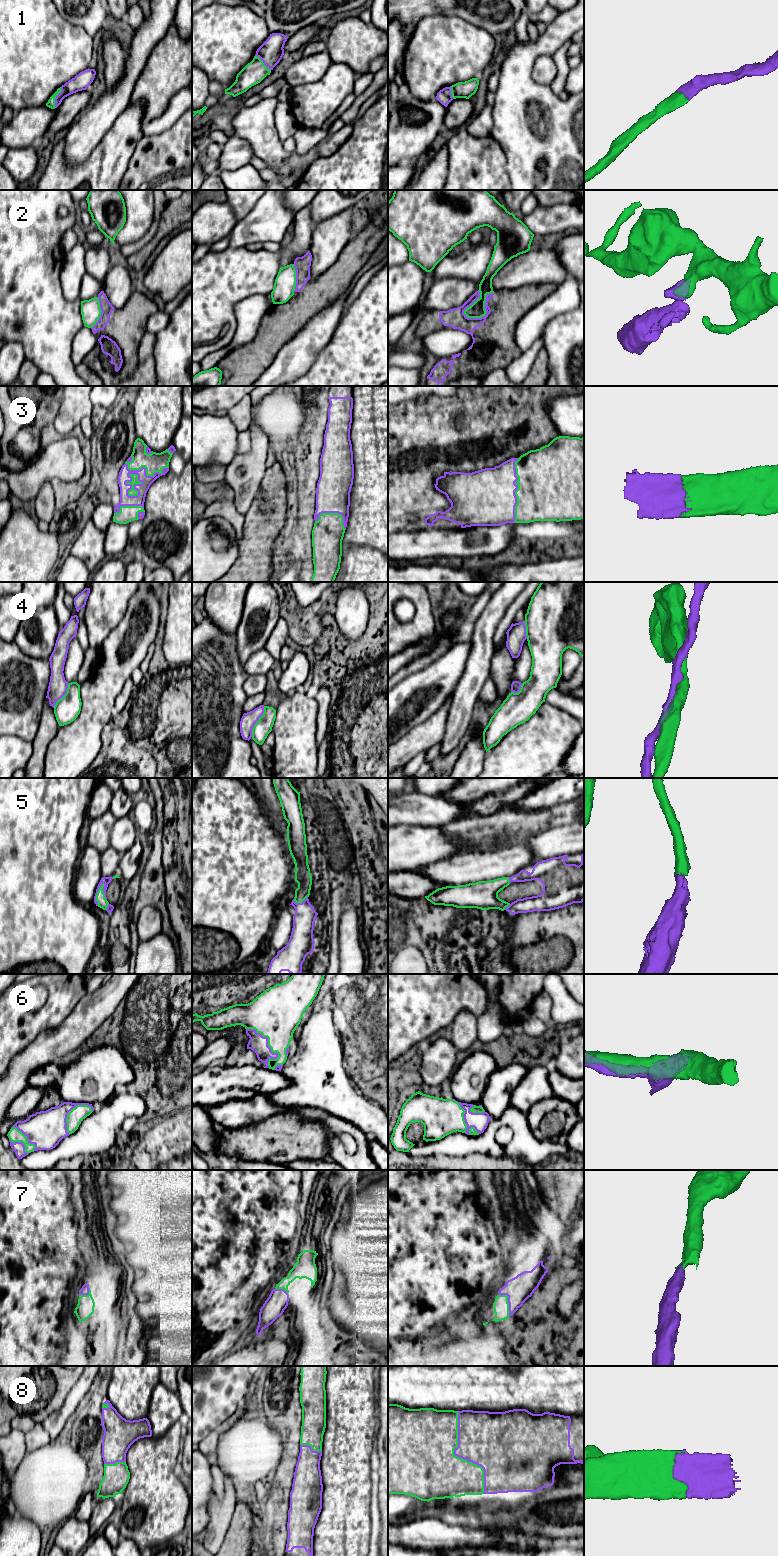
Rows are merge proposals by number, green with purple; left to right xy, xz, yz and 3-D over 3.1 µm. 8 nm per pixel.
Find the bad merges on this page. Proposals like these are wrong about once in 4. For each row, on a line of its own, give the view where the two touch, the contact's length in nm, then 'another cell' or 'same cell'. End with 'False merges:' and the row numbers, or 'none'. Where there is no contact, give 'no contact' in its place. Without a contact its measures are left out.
1: xy | 180 nm | same cell
2: yz | 300 nm | another cell
3: xy | 200 nm | same cell
4: xz | 260 nm | another cell
5: xy | 200 nm | same cell
6: xz | 380 nm | same cell
7: yz | 200 nm | same cell
8: yz | 700 nm | same cell
False merges: 2, 4

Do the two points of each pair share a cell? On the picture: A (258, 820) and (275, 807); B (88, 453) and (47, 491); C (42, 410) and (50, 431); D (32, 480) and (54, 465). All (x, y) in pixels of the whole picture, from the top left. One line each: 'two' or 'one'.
A: two
B: two
C: one
D: one

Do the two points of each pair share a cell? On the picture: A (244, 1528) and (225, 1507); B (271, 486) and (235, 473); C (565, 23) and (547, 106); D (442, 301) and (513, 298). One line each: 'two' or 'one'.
A: two
B: two
C: one
D: two

